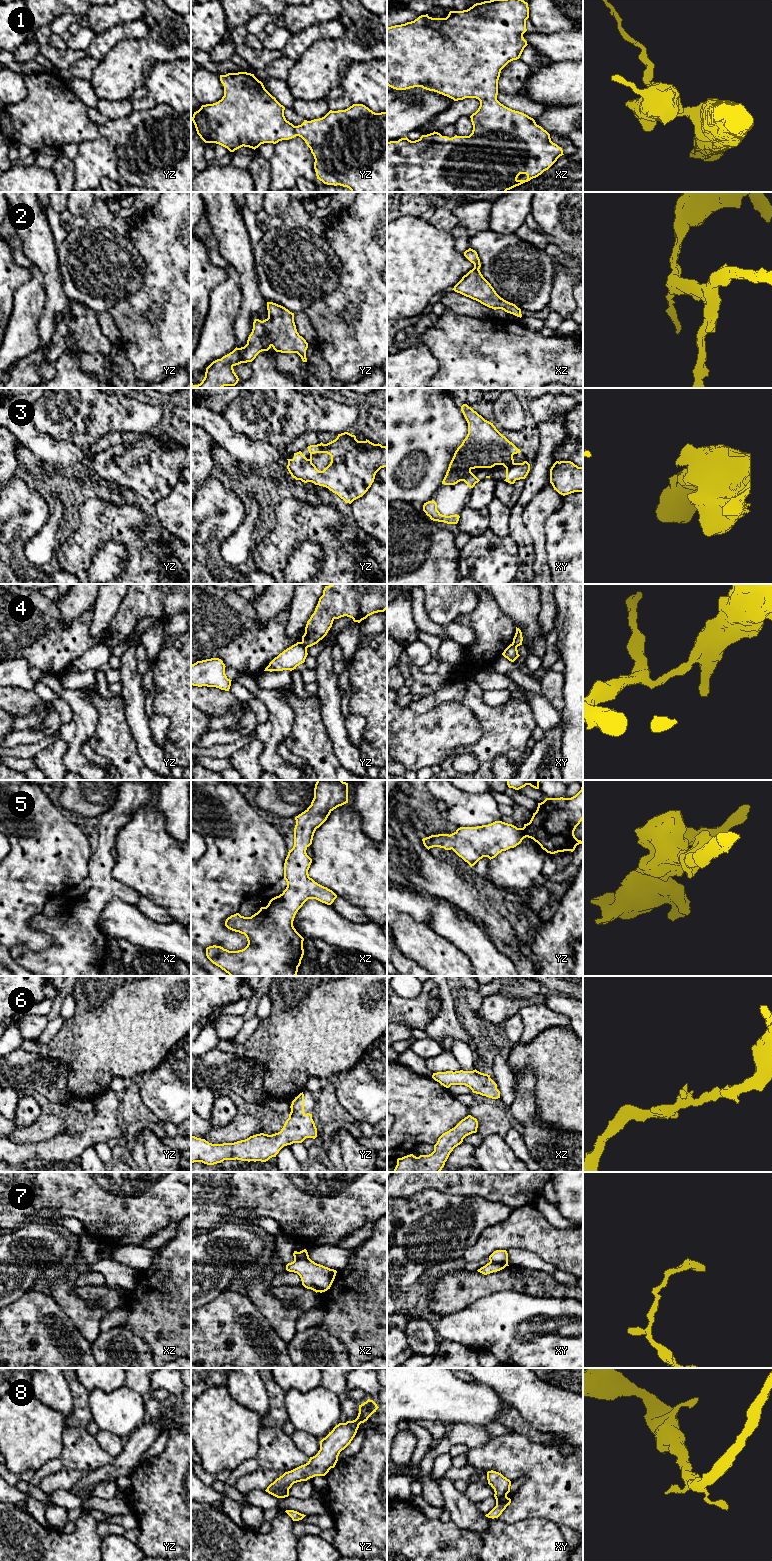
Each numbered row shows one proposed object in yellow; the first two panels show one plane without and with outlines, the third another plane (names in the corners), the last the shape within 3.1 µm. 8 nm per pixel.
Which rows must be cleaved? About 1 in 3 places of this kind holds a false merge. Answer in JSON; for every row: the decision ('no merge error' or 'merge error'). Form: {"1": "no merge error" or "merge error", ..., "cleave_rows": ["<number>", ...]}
{"1": "no merge error", "2": "no merge error", "3": "no merge error", "4": "merge error", "5": "no merge error", "6": "no merge error", "7": "merge error", "8": "no merge error", "cleave_rows": ["4", "7"]}

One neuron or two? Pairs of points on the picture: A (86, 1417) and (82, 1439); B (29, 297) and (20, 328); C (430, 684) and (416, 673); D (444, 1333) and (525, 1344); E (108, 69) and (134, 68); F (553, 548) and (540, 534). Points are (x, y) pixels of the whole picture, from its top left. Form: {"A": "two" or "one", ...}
{"A": "two", "B": "one", "C": "one", "D": "one", "E": "one", "F": "two"}

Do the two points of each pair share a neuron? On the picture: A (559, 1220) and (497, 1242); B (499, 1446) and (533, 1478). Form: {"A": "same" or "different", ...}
{"A": "different", "B": "same"}

